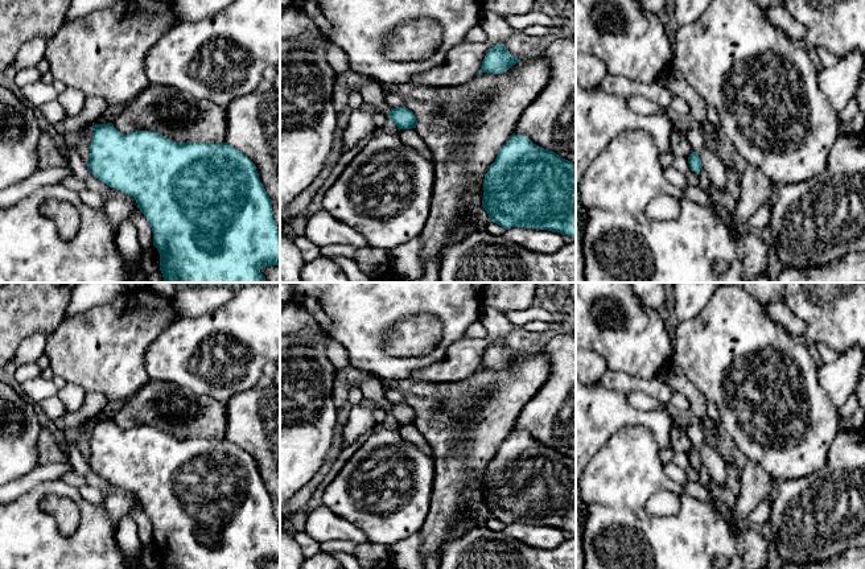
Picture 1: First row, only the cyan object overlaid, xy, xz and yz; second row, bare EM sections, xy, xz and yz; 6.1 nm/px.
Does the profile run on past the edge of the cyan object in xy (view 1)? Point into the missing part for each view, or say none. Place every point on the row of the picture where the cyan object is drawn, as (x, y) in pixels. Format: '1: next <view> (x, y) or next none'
1: next none

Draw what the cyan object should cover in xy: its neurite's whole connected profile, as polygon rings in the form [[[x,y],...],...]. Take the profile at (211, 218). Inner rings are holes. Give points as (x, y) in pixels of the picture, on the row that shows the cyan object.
[[[112,123],[92,125],[88,172],[110,187],[135,198],[137,207],[148,219],[153,231],[153,246],[160,253],[160,271],[164,283],[268,283],[260,273],[263,267],[280,265],[280,230],[273,219],[272,202],[259,178],[255,164],[244,153],[228,145],[209,143],[176,143],[151,131],[121,135]]]

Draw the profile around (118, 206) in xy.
[[[107,186],[107,194],[103,197],[104,213],[118,234],[120,223],[127,219],[131,213],[137,209],[133,197]]]

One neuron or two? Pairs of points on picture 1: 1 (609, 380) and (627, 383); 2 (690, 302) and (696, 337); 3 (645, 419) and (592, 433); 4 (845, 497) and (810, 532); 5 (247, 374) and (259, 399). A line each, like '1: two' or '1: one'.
1: one
2: two
3: one
4: one
5: two

